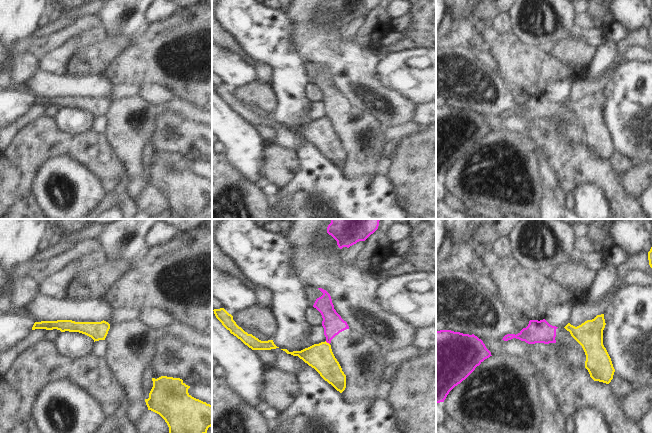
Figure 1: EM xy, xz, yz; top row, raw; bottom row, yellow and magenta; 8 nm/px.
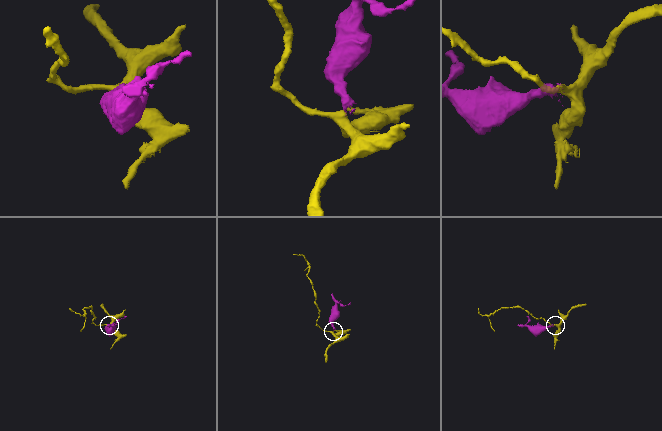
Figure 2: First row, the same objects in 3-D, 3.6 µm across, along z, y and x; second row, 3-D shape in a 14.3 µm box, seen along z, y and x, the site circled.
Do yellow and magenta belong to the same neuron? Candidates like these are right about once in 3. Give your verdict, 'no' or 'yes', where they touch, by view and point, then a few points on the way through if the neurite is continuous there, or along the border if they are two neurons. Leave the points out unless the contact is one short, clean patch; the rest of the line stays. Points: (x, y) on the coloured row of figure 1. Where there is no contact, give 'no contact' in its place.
no; contact xz (326, 342); border xz (325, 341), (329, 344)

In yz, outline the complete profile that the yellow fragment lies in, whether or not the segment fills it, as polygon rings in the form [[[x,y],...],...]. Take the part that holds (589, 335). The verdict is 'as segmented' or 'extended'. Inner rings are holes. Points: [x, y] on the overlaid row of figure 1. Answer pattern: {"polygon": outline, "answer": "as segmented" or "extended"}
{"polygon": [[[601,314],[577,327],[568,323],[564,328],[582,346],[586,355],[585,368],[590,377],[594,381],[609,384],[613,379],[615,369],[603,345],[605,325],[604,314]]], "answer": "as segmented"}

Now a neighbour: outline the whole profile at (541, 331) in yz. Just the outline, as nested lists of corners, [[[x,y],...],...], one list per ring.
[[[545,319],[540,321],[530,320],[528,326],[523,328],[518,334],[507,334],[502,340],[508,341],[513,338],[525,341],[528,344],[558,342],[558,351],[555,355],[570,369],[578,369],[585,366],[586,355],[582,346],[564,327],[552,326]]]

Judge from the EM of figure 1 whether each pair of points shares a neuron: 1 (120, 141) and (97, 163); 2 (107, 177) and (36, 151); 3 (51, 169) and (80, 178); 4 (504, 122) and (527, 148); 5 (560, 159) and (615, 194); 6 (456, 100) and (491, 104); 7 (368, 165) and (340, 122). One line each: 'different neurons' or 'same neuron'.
1: different neurons
2: same neuron
3: same neuron
4: different neurons
5: same neuron
6: same neuron
7: same neuron

